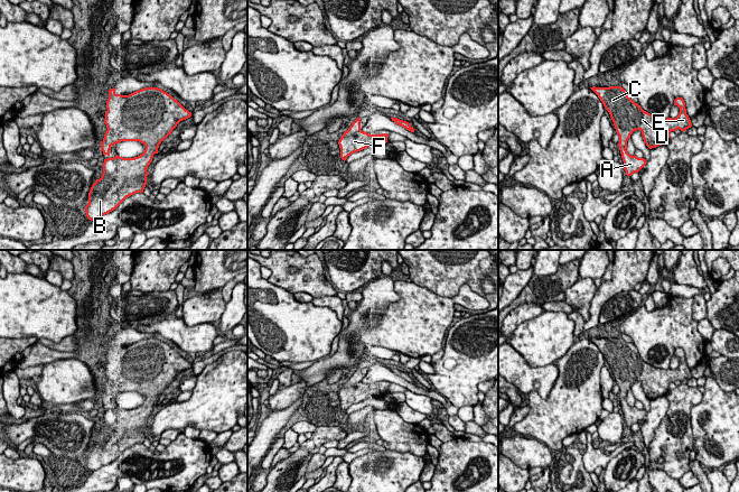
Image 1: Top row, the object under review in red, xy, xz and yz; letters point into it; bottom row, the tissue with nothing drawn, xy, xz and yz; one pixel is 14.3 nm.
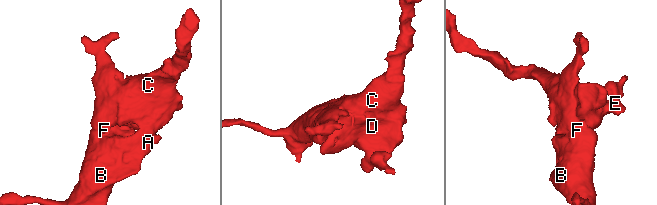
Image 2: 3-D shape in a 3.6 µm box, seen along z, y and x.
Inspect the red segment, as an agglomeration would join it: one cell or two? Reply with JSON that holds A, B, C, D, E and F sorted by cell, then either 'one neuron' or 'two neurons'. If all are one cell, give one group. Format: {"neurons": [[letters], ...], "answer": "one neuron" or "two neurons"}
{"neurons": [["A", "B", "C", "D", "E", "F"]], "answer": "one neuron"}

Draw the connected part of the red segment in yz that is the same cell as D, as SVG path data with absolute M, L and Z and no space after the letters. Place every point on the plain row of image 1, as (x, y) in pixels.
M621 337L590 338L600 350L605 360L609 363L617 386L619 387L619 398L624 412L624 420L627 427L638 424L645 416L646 410L630 407L627 403L627 392L630 386L640 381L644 393L652 400L667 393L670 383L680 380L685 382L692 378L686 365L685 353L682 349L674 351L674 356L680 359L680 364L675 370L658 369L635 354Z

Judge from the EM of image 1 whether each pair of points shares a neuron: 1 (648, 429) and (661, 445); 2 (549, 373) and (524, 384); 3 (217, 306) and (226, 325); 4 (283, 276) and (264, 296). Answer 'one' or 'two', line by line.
1: two
2: one
3: two
4: two

